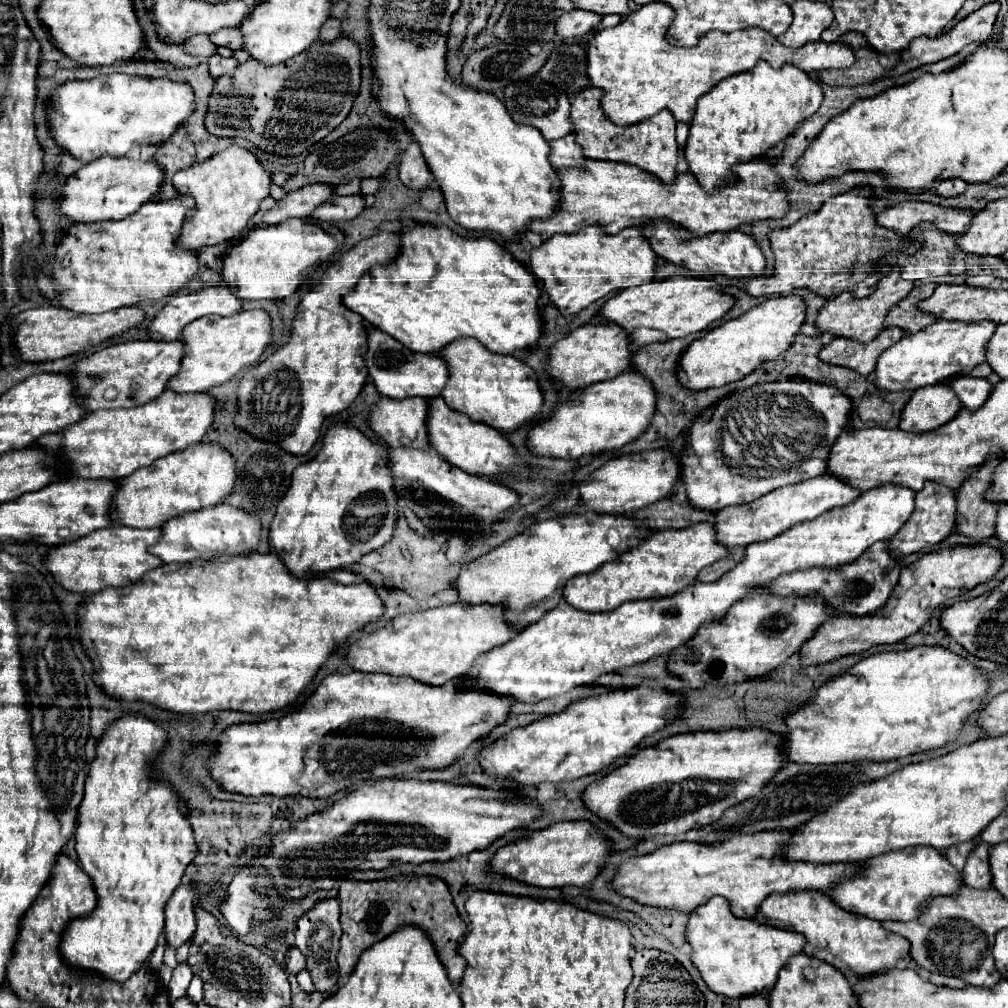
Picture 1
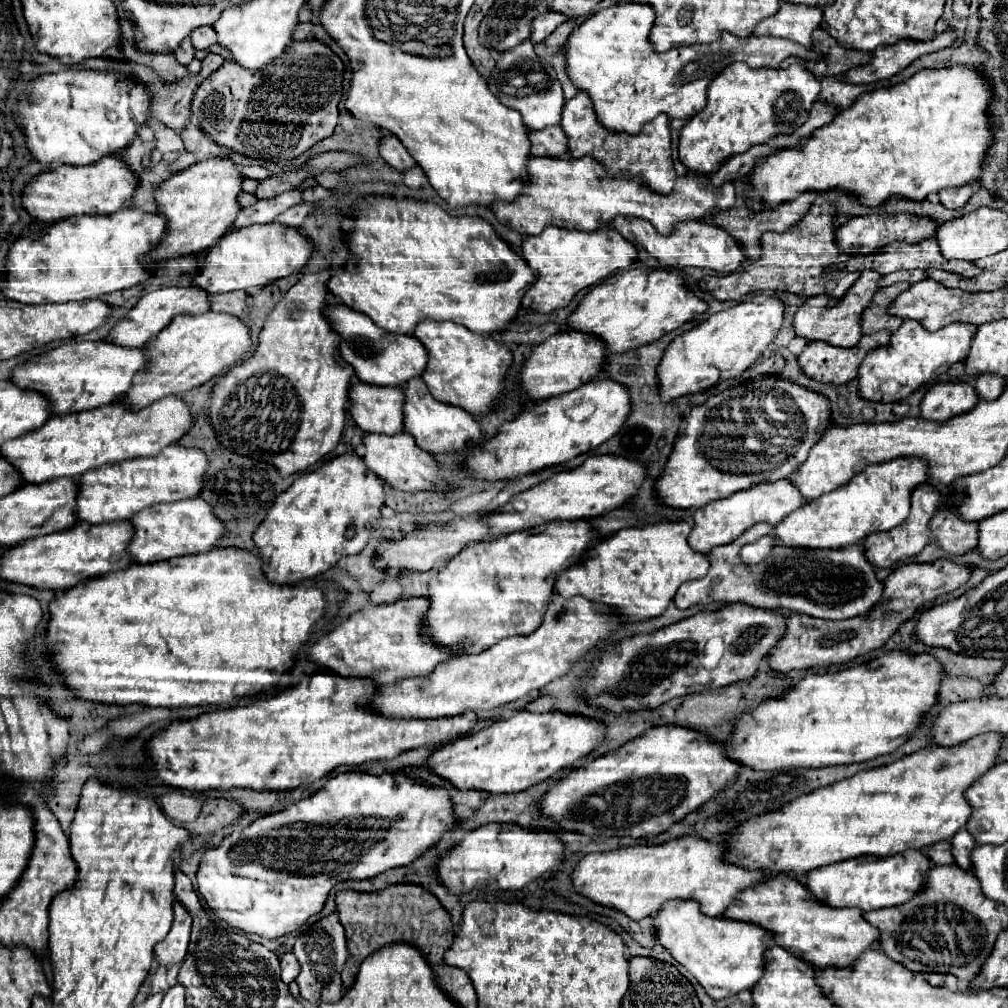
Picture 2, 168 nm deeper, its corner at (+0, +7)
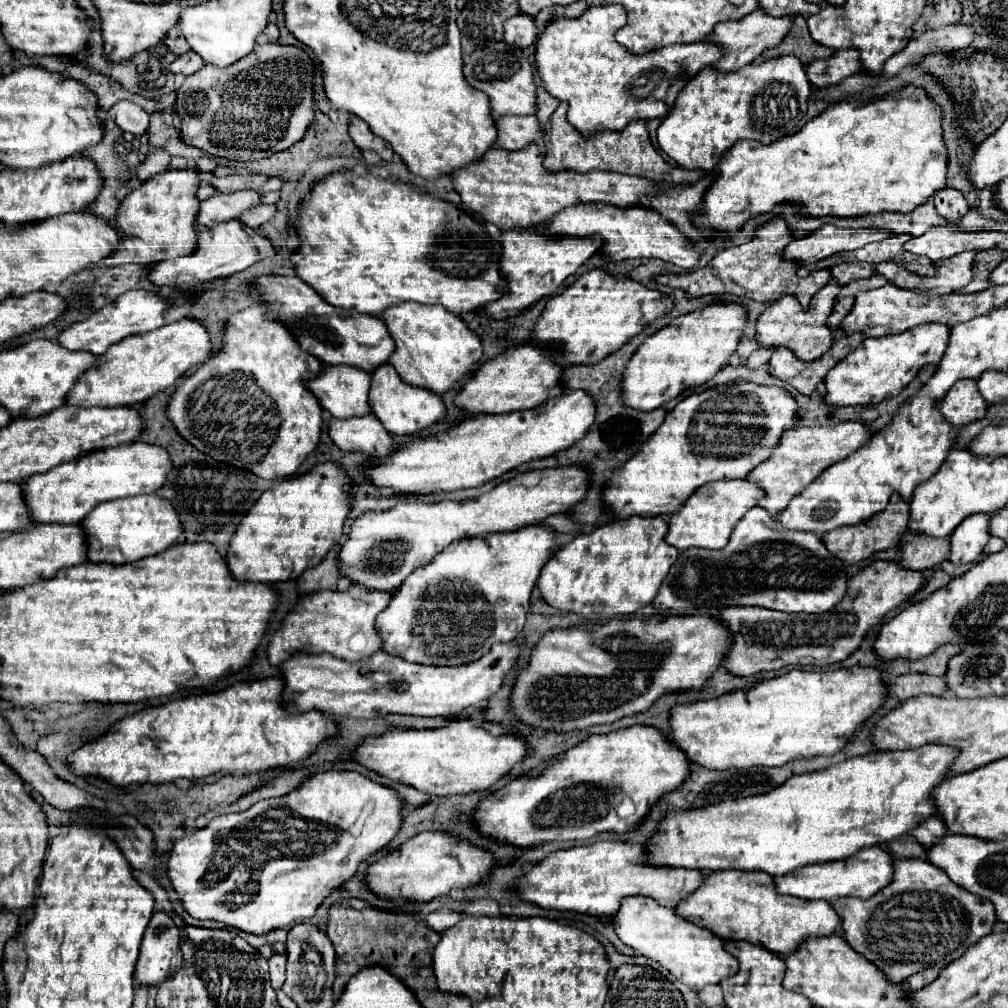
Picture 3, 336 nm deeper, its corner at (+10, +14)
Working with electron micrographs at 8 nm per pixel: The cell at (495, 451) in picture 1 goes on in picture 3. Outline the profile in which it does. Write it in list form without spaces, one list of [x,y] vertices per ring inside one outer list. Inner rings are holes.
[[[391,364],[379,366],[379,370],[371,374],[369,402],[371,402],[371,414],[375,414],[383,422],[385,430],[401,436],[413,434],[415,430],[423,430],[445,416],[445,404],[441,396],[403,382]]]

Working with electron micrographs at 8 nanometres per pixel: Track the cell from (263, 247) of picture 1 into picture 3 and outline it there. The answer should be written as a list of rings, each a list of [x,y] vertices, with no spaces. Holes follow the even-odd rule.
[[[231,220],[231,222],[223,222],[219,226],[211,226],[207,230],[201,230],[199,238],[197,238],[197,248],[193,250],[193,254],[157,262],[151,266],[147,276],[155,286],[193,288],[193,286],[199,286],[203,282],[209,282],[215,278],[225,278],[233,272],[245,270],[253,262],[257,262],[261,258],[269,258],[269,256],[275,256],[275,252],[273,252],[271,242],[265,236],[261,236],[253,228],[243,226],[237,220]]]

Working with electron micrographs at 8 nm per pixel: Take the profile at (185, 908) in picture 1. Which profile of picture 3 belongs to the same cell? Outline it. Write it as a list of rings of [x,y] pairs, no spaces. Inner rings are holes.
[[[155,912],[151,924],[143,934],[139,962],[135,966],[135,980],[139,986],[159,986],[171,978],[181,966],[179,930],[173,918],[165,912]]]

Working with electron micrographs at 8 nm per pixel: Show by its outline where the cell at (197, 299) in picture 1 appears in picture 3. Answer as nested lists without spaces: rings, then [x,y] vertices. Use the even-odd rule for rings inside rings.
[[[129,290],[127,294],[119,296],[113,304],[103,306],[103,310],[91,314],[83,322],[75,322],[75,324],[67,326],[65,330],[61,330],[57,336],[57,342],[61,346],[65,346],[67,350],[85,350],[95,356],[101,356],[107,352],[107,348],[111,344],[121,342],[123,338],[127,338],[131,334],[143,334],[143,332],[151,332],[151,330],[163,326],[165,324],[163,312],[167,308],[169,308],[169,302],[159,298],[157,294],[149,294],[145,290]]]

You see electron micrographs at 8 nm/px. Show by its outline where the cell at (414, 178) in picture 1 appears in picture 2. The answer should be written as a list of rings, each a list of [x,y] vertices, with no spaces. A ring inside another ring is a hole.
[[[385,133],[385,135],[383,135],[379,151],[381,151],[381,157],[383,157],[391,167],[395,167],[397,171],[407,171],[407,169],[411,169],[411,167],[417,167],[417,163],[413,161],[411,153],[409,153],[409,151],[403,147],[403,143],[401,143],[395,135],[391,135],[391,133]]]

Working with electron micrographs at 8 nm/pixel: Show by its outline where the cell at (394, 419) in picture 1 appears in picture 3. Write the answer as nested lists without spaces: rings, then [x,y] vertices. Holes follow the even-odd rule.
[[[327,364],[323,366],[319,376],[307,382],[307,390],[313,390],[319,404],[335,418],[353,418],[369,414],[371,412],[367,402],[369,386],[371,386],[371,374],[367,374],[365,370],[355,370],[353,366],[327,366]]]

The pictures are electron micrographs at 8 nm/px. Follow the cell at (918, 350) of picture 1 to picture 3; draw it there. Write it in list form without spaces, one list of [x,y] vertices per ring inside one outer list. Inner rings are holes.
[[[939,324],[917,326],[901,334],[883,338],[865,338],[855,352],[847,354],[825,376],[823,402],[829,406],[867,406],[897,396],[925,364],[937,364],[947,348],[949,328]]]

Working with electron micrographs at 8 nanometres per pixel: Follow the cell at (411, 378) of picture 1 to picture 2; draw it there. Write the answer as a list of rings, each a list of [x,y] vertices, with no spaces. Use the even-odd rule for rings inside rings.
[[[329,305],[327,309],[329,321],[333,321],[333,329],[341,335],[341,357],[353,365],[357,377],[371,385],[381,387],[399,387],[411,381],[413,377],[421,377],[427,369],[427,349],[417,341],[413,335],[399,335],[399,333],[385,333],[365,317],[345,305]]]

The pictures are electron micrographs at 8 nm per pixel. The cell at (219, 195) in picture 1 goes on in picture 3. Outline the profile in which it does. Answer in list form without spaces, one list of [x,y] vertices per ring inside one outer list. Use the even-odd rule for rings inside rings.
[[[195,168],[189,170],[165,170],[147,178],[137,190],[133,190],[119,206],[115,220],[111,222],[119,230],[117,250],[103,258],[103,266],[115,268],[123,264],[155,264],[167,258],[191,254],[197,246],[195,220],[199,200],[195,198],[199,176]]]

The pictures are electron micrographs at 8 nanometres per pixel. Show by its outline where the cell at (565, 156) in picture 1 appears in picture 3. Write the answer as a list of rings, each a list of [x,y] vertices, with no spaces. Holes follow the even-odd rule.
[[[503,116],[495,118],[497,146],[503,150],[519,150],[537,140],[543,132],[535,116]]]

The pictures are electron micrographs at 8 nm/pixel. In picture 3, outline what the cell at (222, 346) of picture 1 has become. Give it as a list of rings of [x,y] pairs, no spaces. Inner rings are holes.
[[[183,318],[173,324],[165,324],[157,330],[135,334],[117,342],[107,350],[107,354],[97,356],[95,364],[85,370],[71,392],[67,394],[65,404],[69,406],[101,406],[101,408],[119,408],[135,406],[145,402],[159,390],[173,386],[187,370],[205,362],[211,354],[209,332],[197,320]]]

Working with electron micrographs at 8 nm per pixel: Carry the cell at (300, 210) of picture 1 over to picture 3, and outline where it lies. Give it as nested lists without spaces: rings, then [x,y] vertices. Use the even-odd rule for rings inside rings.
[[[253,190],[231,192],[231,194],[215,192],[211,198],[207,198],[199,204],[197,224],[209,228],[217,222],[235,220],[243,210],[247,210],[251,206],[257,206],[257,204],[259,204],[259,194],[253,192]]]

